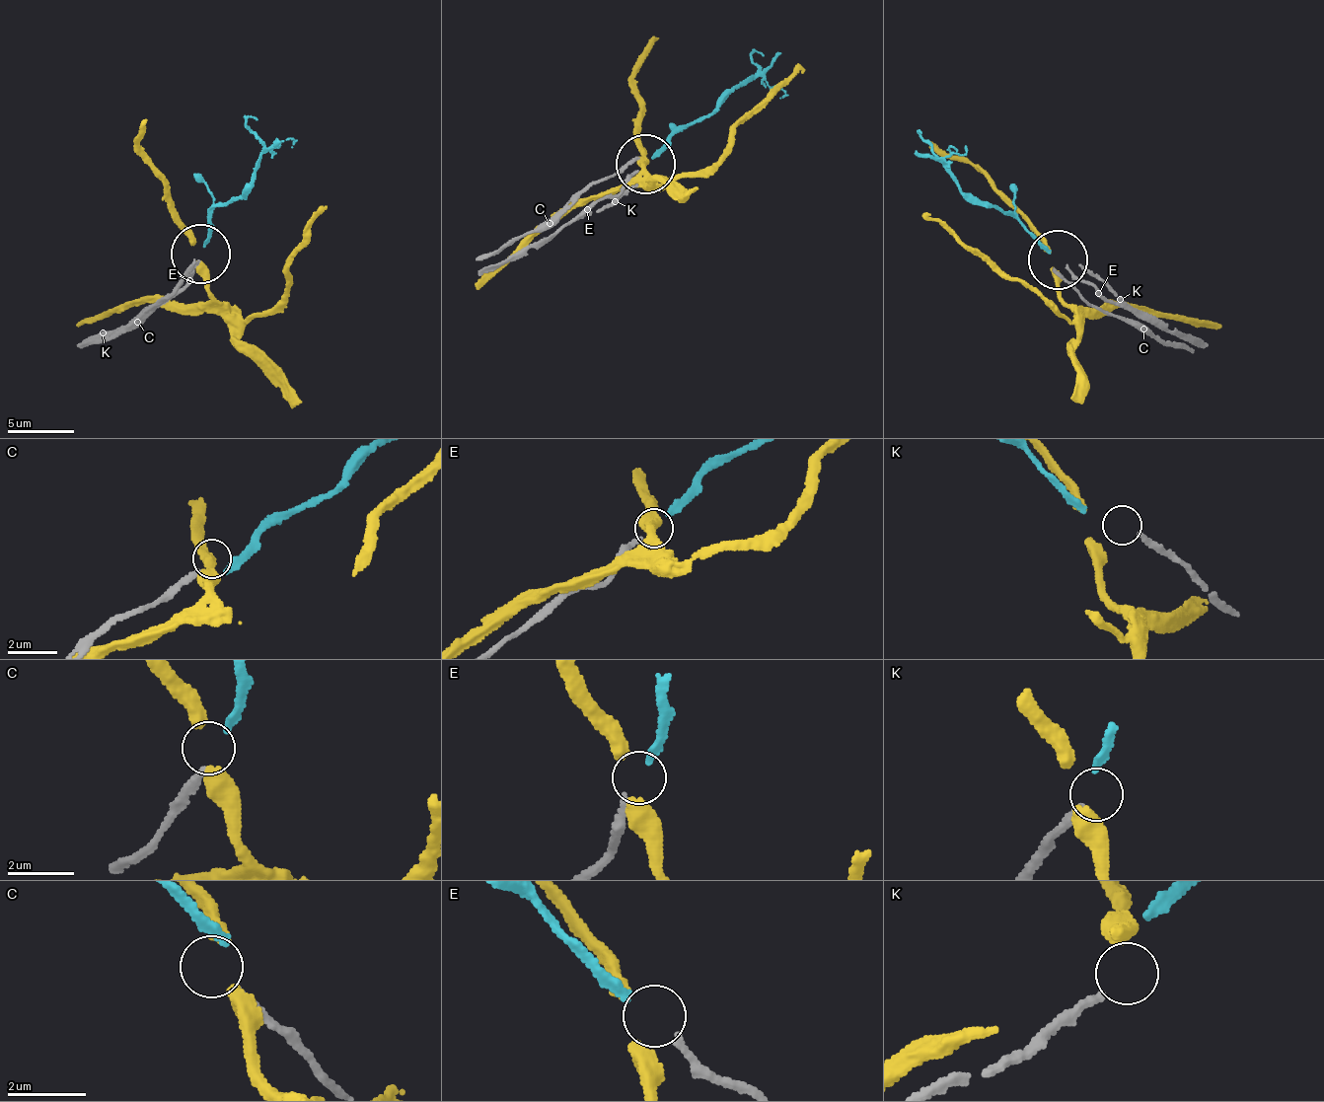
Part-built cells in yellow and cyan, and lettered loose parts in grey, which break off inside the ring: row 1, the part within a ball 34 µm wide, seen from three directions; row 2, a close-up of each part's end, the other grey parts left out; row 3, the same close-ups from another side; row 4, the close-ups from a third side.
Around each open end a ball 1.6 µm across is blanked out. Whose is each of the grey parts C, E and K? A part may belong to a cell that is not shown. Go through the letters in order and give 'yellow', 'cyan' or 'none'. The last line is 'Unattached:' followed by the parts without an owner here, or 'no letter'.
C: none
E: cyan
K: none
Unattached: C, K

